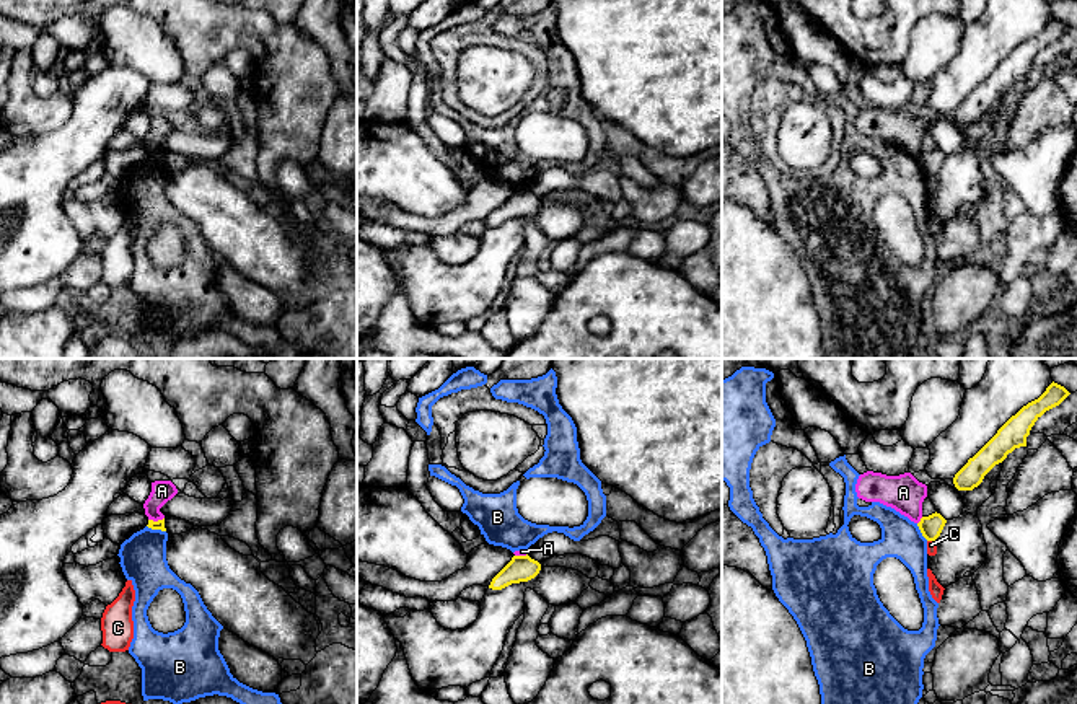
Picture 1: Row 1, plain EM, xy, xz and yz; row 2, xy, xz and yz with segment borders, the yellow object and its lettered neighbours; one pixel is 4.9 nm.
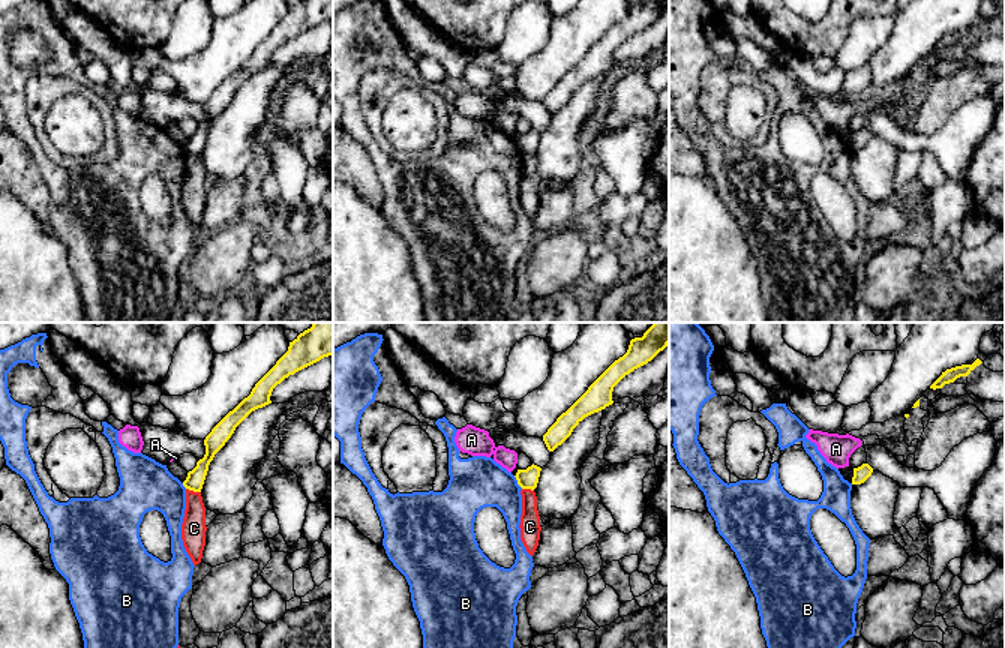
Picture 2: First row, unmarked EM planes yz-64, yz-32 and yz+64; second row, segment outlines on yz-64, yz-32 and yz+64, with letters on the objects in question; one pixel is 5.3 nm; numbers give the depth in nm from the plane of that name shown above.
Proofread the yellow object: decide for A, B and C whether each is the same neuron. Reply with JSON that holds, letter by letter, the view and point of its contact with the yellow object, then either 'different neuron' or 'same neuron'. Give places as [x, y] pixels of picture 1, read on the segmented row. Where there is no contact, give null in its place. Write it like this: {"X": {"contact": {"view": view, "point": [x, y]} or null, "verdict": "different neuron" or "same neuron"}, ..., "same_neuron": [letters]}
{"A": {"contact": {"view": "xy", "point": [155, 522]}, "verdict": "different neuron"}, "B": {"contact": {"view": "xy", "point": [157, 528]}, "verdict": "different neuron"}, "C": {"contact": {"view": "yz", "point": [931, 540]}, "verdict": "different neuron"}, "same_neuron": []}

